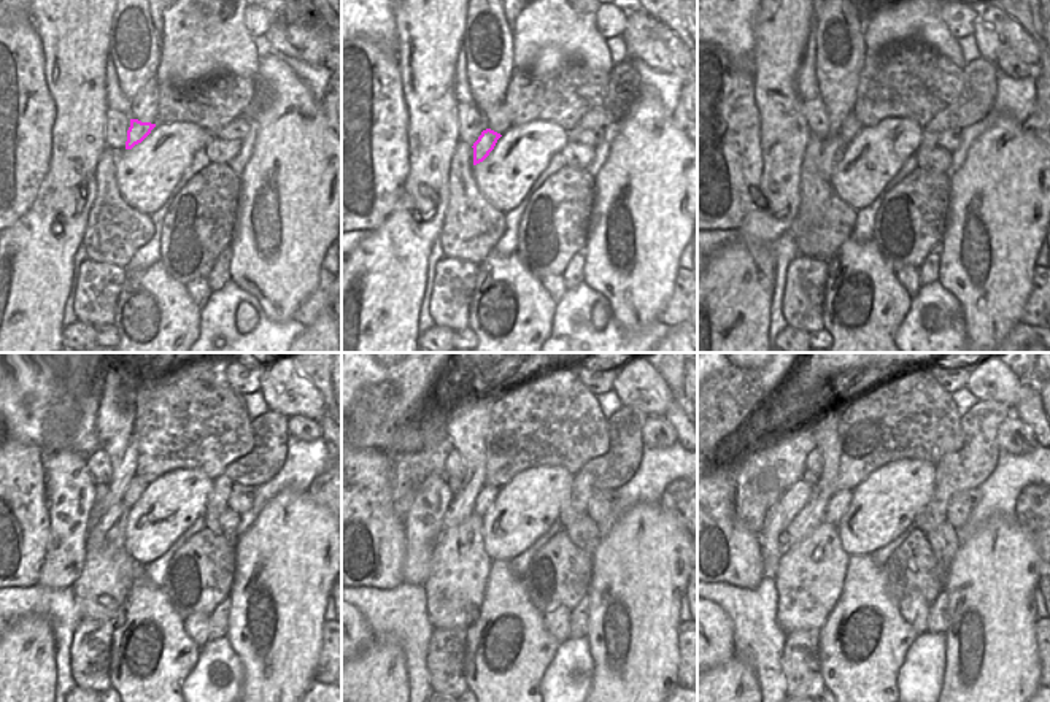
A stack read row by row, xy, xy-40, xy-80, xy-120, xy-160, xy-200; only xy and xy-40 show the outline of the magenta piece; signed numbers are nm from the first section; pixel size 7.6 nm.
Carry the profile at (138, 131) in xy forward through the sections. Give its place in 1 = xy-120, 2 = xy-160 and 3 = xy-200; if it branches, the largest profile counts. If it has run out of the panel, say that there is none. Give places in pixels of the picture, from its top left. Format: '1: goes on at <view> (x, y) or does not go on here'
1: goes on at xy-120 (102, 588)
2: goes on at xy-160 (459, 569)
3: goes on at xy-200 (810, 575)

